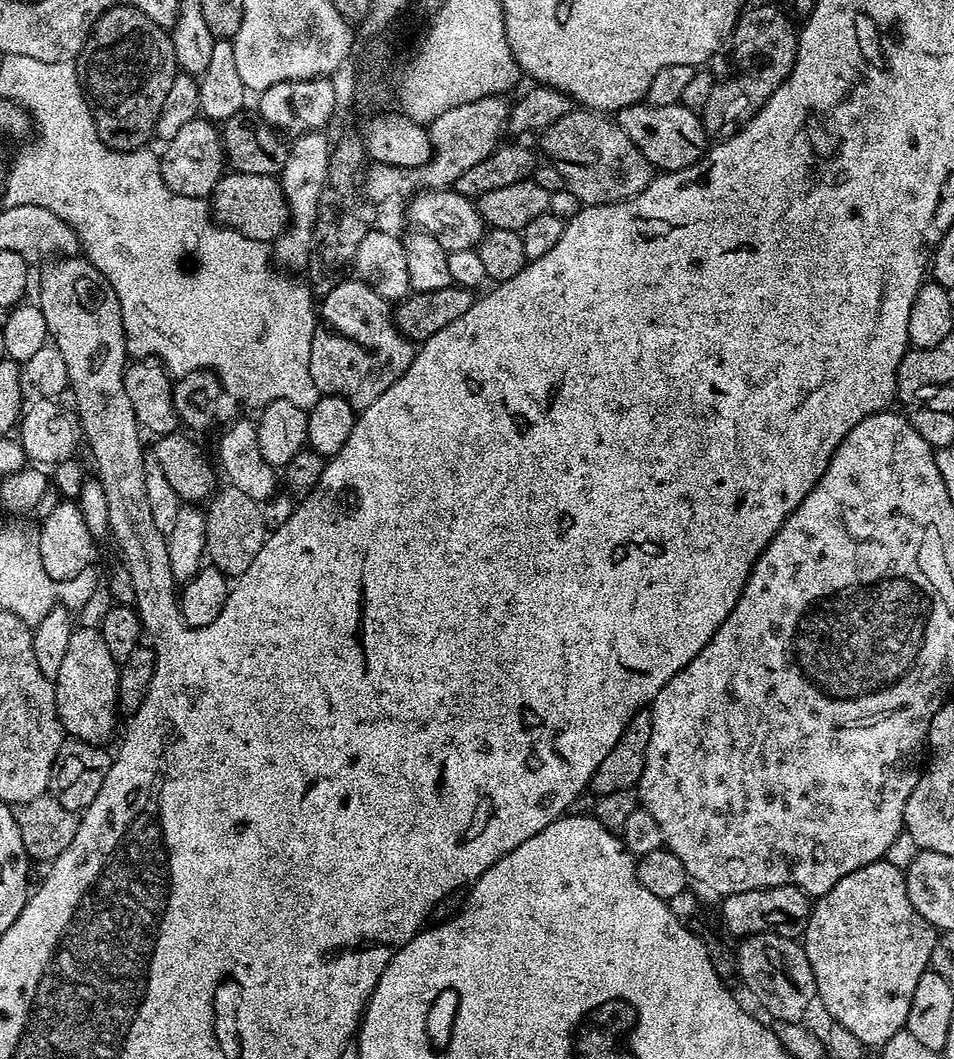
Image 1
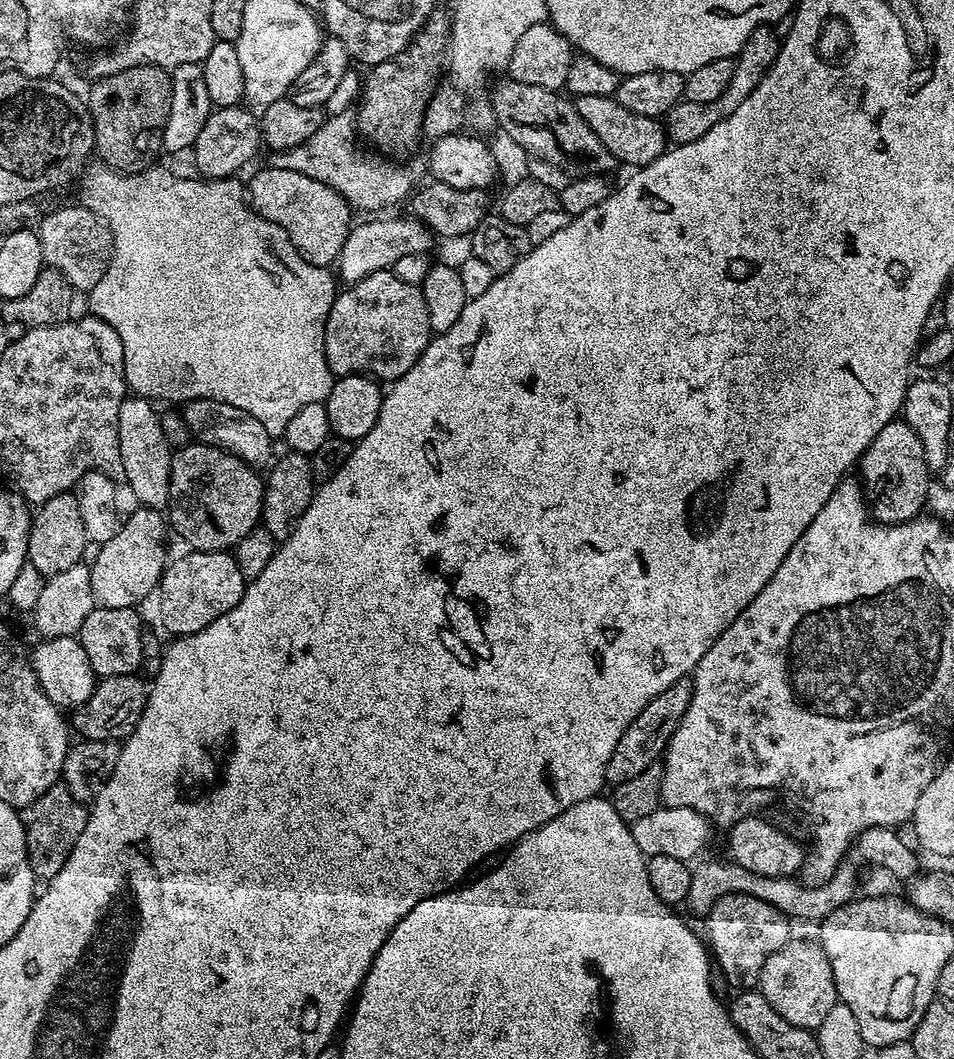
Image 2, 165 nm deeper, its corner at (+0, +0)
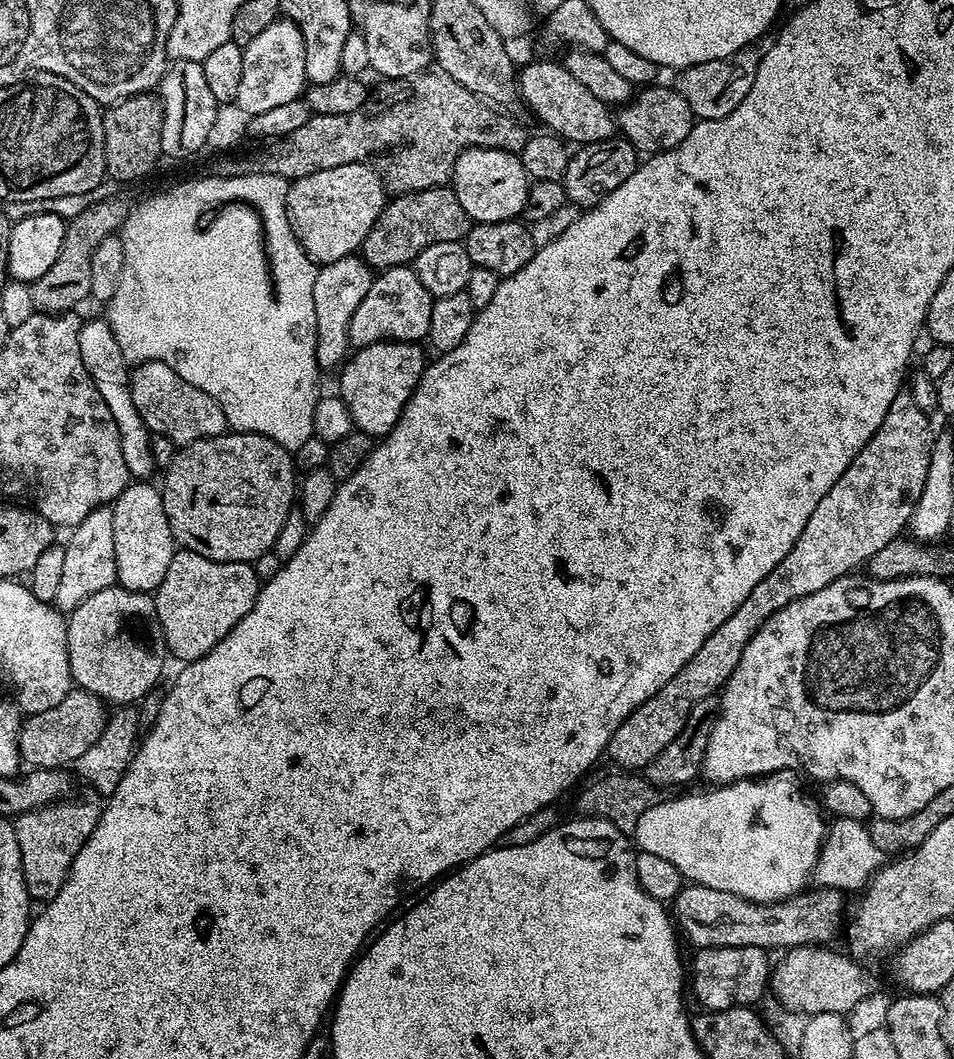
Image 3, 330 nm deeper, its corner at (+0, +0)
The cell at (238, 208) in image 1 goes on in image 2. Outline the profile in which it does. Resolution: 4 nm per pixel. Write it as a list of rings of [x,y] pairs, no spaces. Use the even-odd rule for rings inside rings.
[[[265,166],[261,172],[253,174],[252,181],[247,181],[246,200],[259,216],[282,226],[301,256],[319,268],[337,263],[348,231],[354,227],[354,209],[341,192],[295,170]]]

